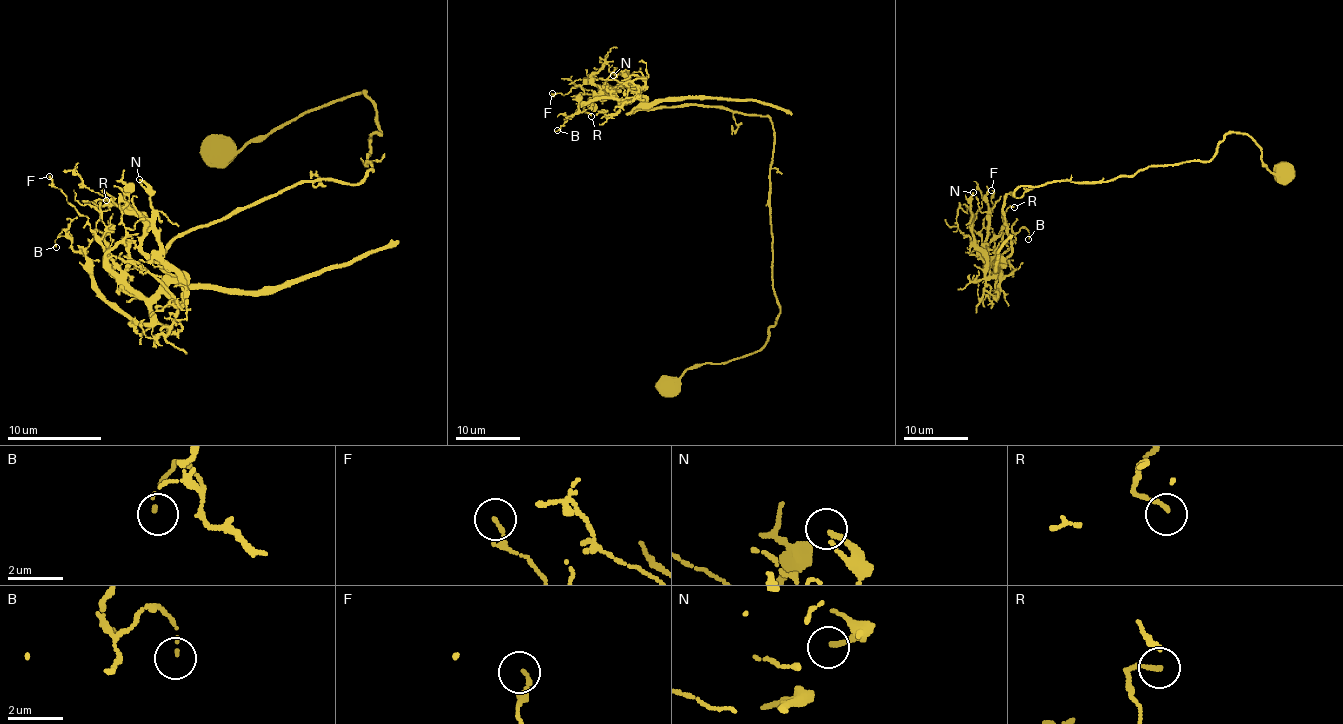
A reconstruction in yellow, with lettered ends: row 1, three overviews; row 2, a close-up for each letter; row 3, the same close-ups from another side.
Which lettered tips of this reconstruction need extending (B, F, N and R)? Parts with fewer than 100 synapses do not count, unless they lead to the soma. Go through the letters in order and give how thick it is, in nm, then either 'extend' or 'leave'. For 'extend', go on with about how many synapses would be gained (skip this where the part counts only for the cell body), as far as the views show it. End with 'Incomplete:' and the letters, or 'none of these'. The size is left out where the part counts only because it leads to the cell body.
B: 90 nm thick; leave
F: 120 nm thick; leave
N: 180 nm thick; leave
R: 140 nm thick; leave
Incomplete: none of these

